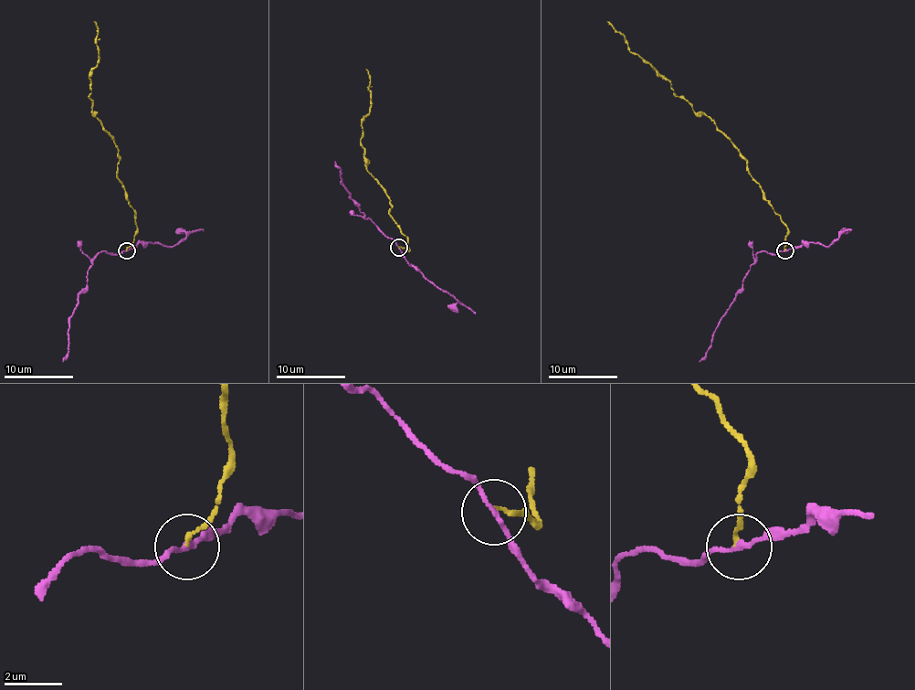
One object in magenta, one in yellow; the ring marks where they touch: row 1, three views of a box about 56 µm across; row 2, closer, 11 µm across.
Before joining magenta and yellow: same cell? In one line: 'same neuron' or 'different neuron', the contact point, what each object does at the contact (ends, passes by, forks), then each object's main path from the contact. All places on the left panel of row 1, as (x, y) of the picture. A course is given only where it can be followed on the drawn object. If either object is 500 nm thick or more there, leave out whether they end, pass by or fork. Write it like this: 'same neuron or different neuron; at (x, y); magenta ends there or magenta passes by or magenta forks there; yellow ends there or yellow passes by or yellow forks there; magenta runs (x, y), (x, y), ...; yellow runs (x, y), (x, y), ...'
different neuron; at (126, 250); magenta passes by; yellow ends there; magenta runs (126, 250), (97, 255), (87, 274), (87, 288), (78, 296), (78, 305), (69, 319), (62, 362); yellow runs (126, 250), (134, 238), (134, 210), (118, 177), (114, 138), (95, 118), (89, 97), (99, 60), (93, 21)

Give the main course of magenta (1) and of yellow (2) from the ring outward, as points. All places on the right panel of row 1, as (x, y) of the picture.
1: (784, 250), (755, 255), (743, 288), (721, 319), (710, 348), (699, 362)
2: (784, 250), (786, 224), (745, 157), (709, 118), (677, 97), (667, 79), (630, 50), (607, 21)

